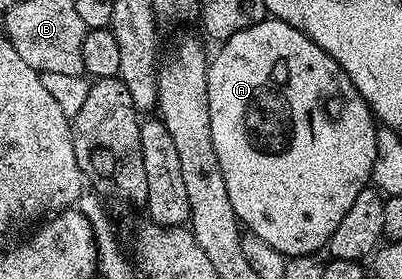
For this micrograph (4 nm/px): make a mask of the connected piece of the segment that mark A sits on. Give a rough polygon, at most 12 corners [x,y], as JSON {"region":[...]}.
{"region":[[266,19],[209,61],[237,220],[324,250],[378,122],[307,35]]}

